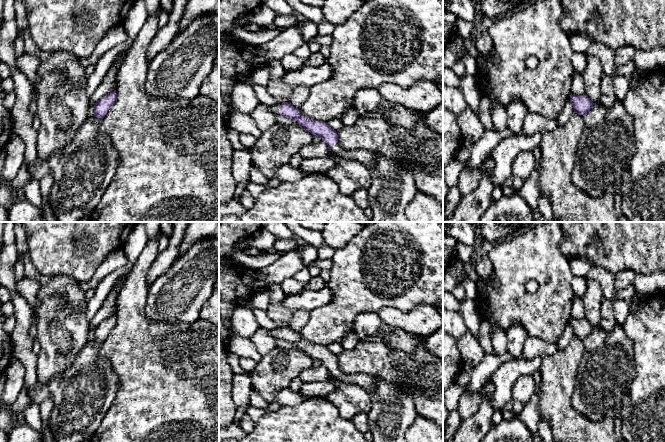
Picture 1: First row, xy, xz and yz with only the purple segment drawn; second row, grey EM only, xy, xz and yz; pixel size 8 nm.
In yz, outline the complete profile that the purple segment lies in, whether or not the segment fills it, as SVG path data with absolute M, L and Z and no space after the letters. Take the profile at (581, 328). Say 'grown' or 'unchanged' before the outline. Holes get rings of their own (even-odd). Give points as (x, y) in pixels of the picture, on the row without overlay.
unchanged; M586 318L583 319L570 319L570 325L572 327L574 337L579 339L585 339L593 331L593 326L588 322Z

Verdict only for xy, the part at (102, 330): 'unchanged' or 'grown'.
unchanged

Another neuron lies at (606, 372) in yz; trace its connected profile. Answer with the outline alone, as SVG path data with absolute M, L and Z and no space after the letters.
M617 323L611 332L594 328L584 347L571 405L594 422L615 419L635 379L633 342Z

